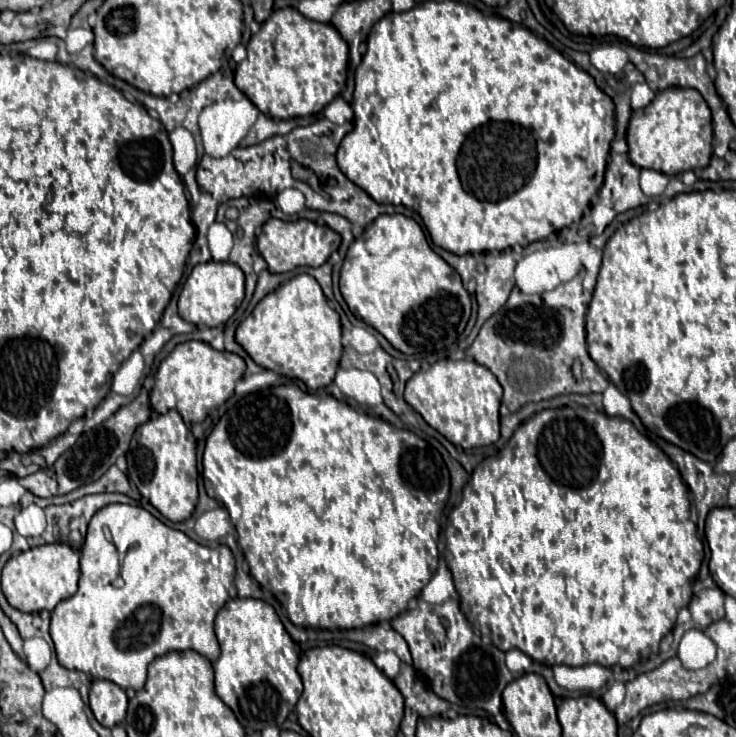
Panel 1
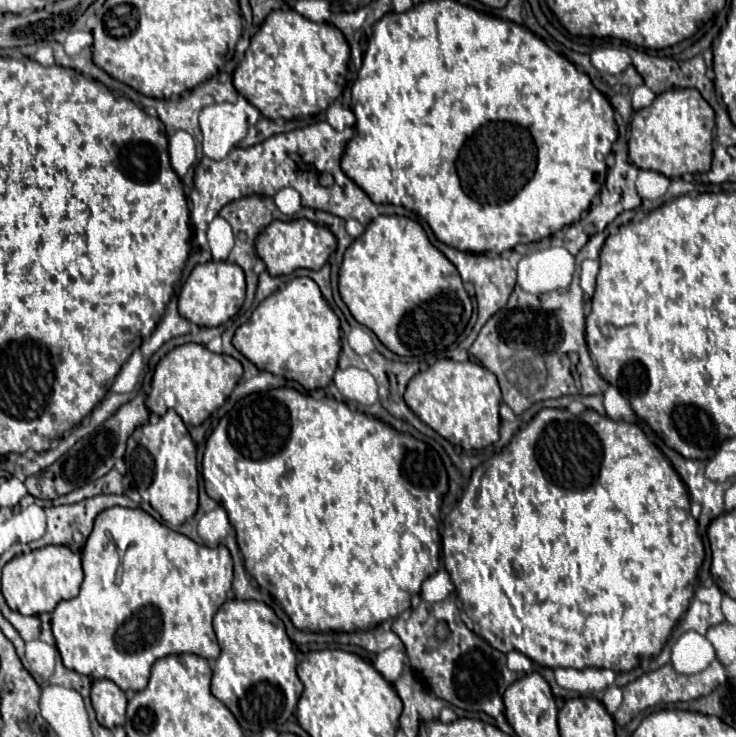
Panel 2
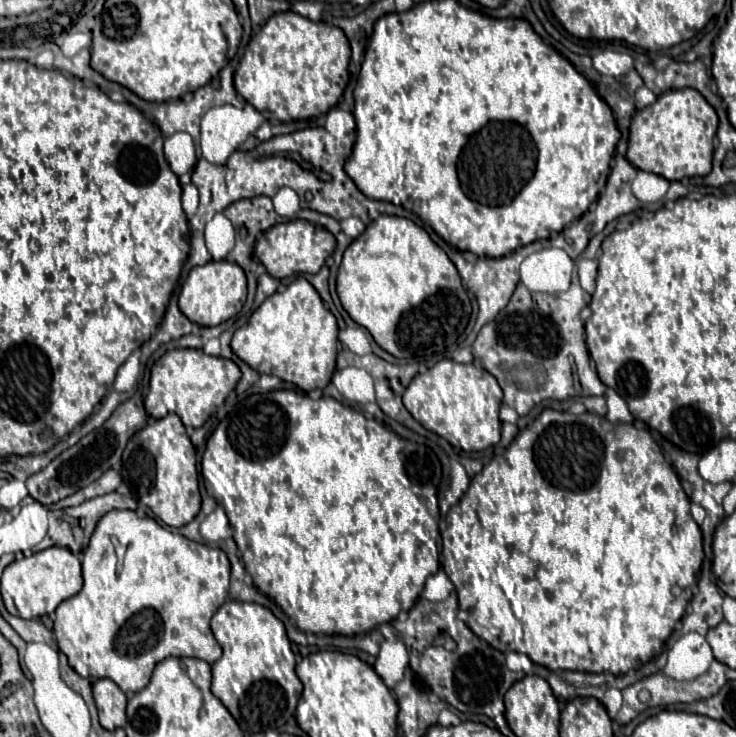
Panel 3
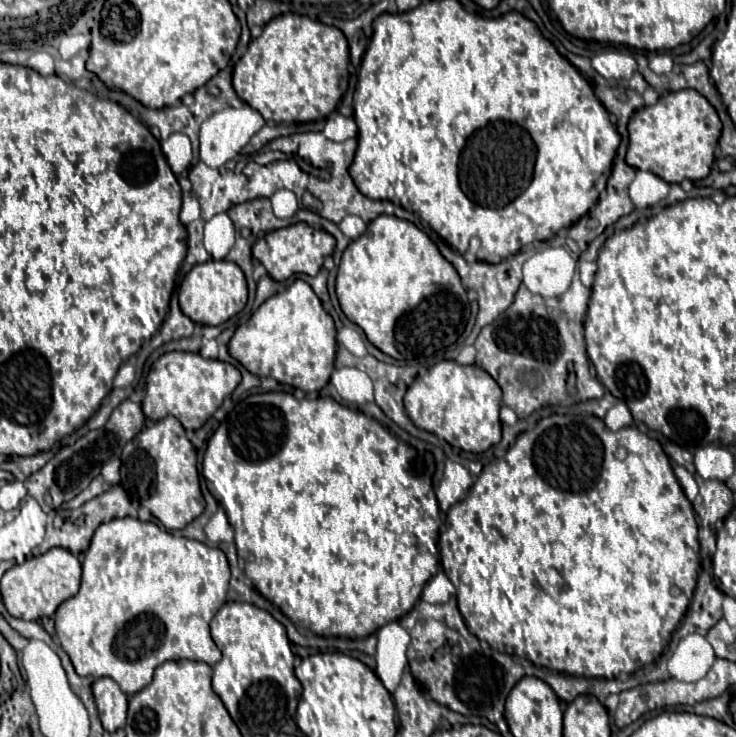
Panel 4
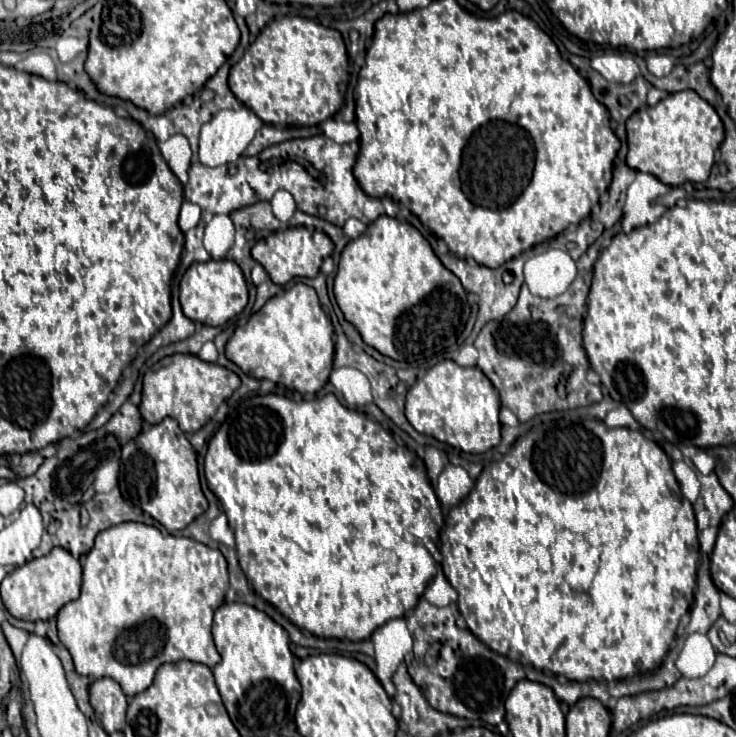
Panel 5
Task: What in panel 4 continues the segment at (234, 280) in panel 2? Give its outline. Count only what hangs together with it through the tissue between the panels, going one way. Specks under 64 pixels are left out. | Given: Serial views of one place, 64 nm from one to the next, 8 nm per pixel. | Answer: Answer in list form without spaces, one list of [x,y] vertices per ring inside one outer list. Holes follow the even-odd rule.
[[[208,260],[204,264],[196,264],[184,278],[180,286],[180,310],[198,324],[218,326],[238,314],[248,300],[248,288],[244,280],[244,272],[238,264],[228,260]]]

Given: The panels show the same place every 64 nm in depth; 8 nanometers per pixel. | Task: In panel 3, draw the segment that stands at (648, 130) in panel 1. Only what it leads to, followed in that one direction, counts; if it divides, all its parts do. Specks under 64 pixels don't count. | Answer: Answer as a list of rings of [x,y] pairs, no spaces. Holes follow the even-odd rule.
[[[694,88],[670,90],[660,94],[654,104],[636,110],[632,116],[626,158],[638,170],[660,174],[666,180],[706,176],[712,170],[716,128],[718,116],[700,92]]]

